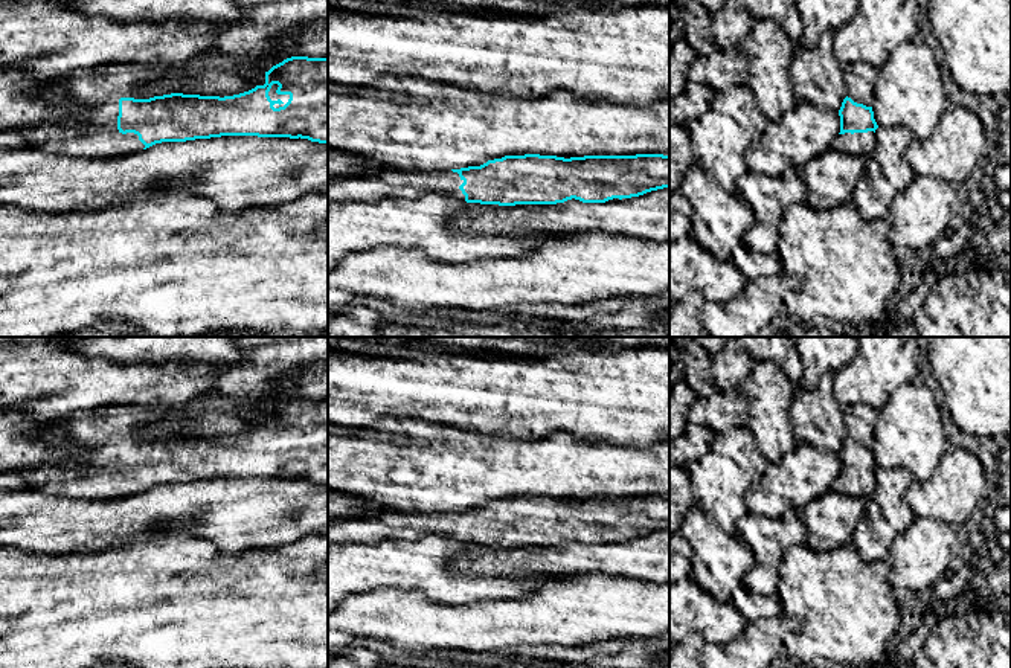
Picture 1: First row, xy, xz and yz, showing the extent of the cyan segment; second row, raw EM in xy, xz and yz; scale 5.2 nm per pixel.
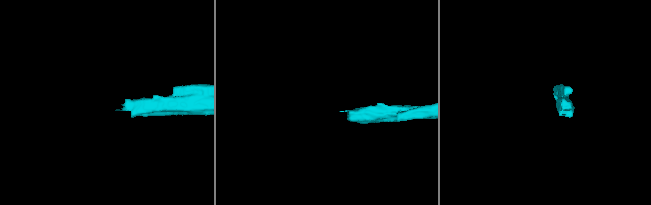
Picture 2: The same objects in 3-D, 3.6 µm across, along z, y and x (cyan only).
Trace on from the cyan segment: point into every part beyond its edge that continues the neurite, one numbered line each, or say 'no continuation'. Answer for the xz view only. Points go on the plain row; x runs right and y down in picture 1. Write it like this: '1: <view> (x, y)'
1: xz (403, 525)

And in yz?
1: yz (859, 485)

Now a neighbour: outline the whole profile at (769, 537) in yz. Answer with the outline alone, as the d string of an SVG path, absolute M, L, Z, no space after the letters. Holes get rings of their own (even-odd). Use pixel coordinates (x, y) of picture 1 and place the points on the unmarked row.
M793 509L779 517L747 511L737 528L753 552L753 566L744 575L743 586L758 595L778 595L782 554L793 544L807 543L805 525Z

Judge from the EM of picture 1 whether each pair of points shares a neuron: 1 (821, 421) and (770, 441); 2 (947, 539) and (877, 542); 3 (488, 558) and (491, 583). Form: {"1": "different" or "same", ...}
{"1": "different", "2": "different", "3": "different"}

